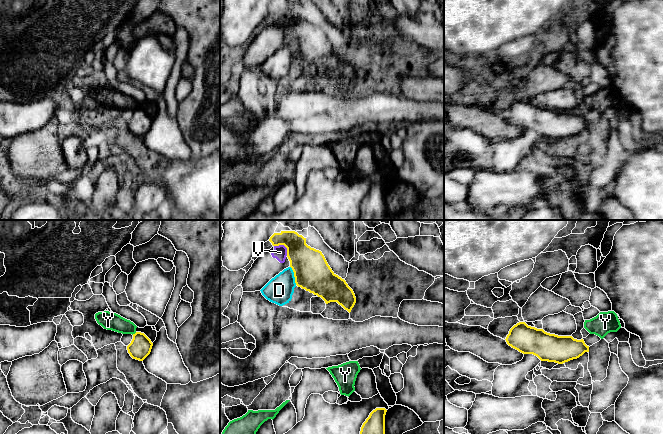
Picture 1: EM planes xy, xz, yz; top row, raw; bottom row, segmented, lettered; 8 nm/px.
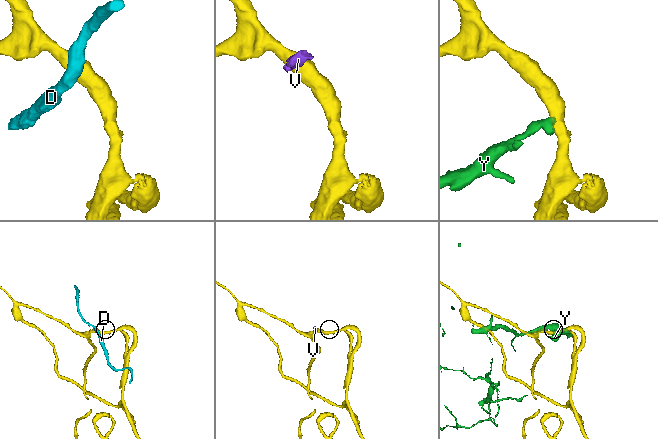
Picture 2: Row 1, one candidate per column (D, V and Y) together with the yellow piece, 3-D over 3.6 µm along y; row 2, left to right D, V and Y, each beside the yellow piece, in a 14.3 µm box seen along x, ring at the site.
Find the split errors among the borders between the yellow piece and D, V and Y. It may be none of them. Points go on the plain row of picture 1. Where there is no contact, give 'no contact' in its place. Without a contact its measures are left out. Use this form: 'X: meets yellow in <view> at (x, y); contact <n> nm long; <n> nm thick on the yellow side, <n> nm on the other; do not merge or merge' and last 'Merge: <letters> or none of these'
D: meets yellow in xz at (294, 51); contact 160 nm long; 280 nm thick on the yellow side, 220 nm on the other; do not merge
V: meets yellow in xz at (284, 21); contact 140 nm long; 280 nm thick on the yellow side, 110 nm on the other; do not merge
Y: meets yellow in xy at (135, 109); contact 40 nm long; 180 nm thick on the yellow side, 140 nm on the other; do not merge
Merge: none of these

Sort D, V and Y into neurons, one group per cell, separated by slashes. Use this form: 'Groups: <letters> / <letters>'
Groups: D V / Y

